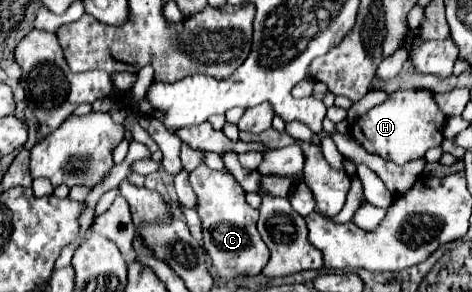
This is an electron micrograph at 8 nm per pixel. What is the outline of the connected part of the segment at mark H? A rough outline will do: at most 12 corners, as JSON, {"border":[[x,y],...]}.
{"border":[[428,89],[394,91],[356,121],[368,153],[404,165],[442,145]]}

